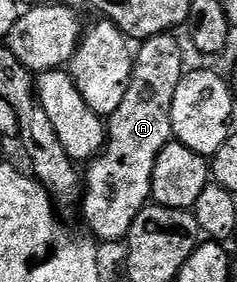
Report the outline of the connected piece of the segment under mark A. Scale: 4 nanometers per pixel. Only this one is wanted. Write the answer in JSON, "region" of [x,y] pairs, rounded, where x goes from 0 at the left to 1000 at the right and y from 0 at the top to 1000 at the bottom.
{"region":[[[705,117],[591,152],[561,199],[565,280],[523,330],[523,358],[506,358],[506,387],[460,408],[447,436],[447,518],[376,567],[380,596],[359,596],[342,745],[363,748],[363,777],[418,851],[527,851],[557,784],[637,716],[641,599],[675,528],[726,504],[726,344],[743,344],[743,301],[776,262],[768,167],[743,128]]]}

